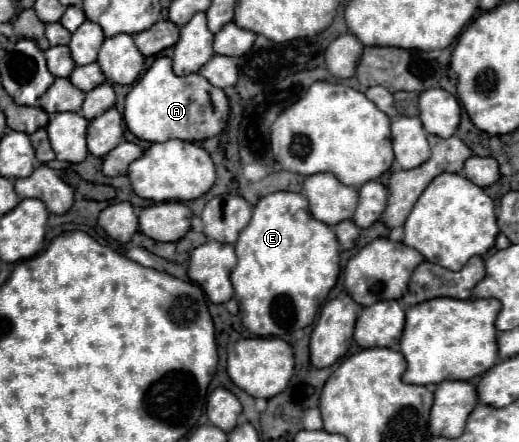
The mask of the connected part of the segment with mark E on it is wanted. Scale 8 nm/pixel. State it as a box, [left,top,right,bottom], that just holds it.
[230,191,340,337]

